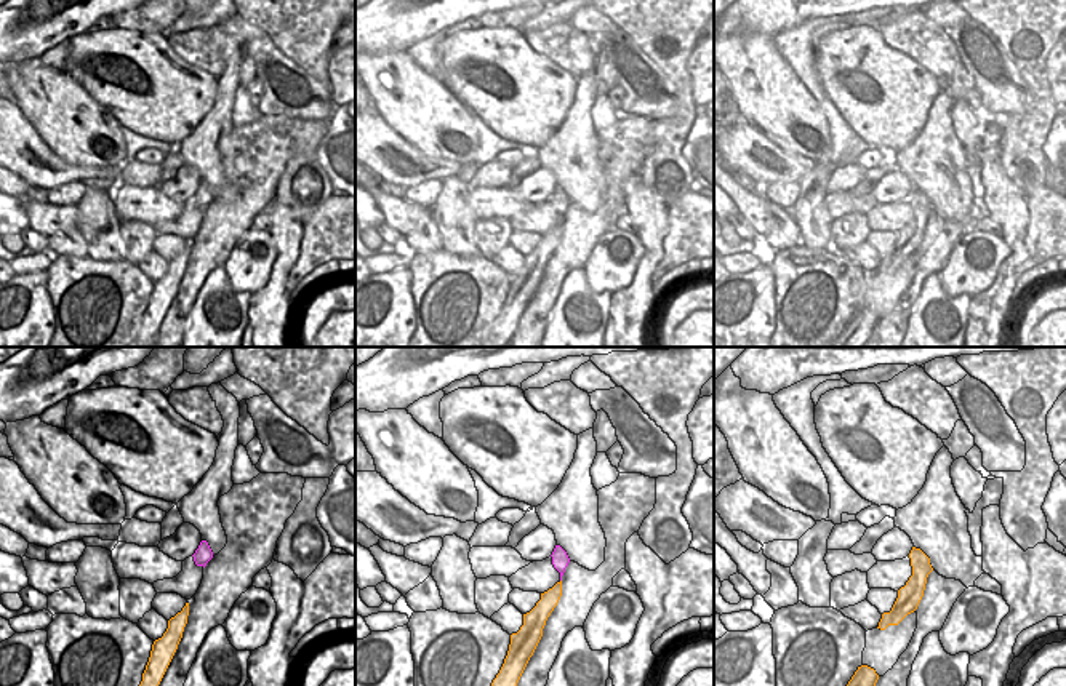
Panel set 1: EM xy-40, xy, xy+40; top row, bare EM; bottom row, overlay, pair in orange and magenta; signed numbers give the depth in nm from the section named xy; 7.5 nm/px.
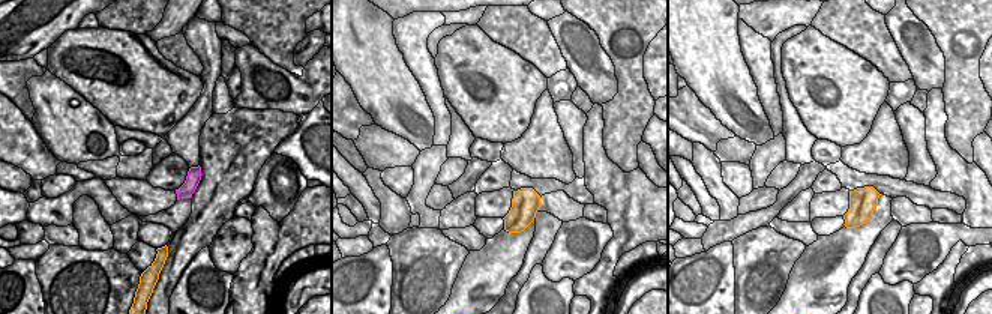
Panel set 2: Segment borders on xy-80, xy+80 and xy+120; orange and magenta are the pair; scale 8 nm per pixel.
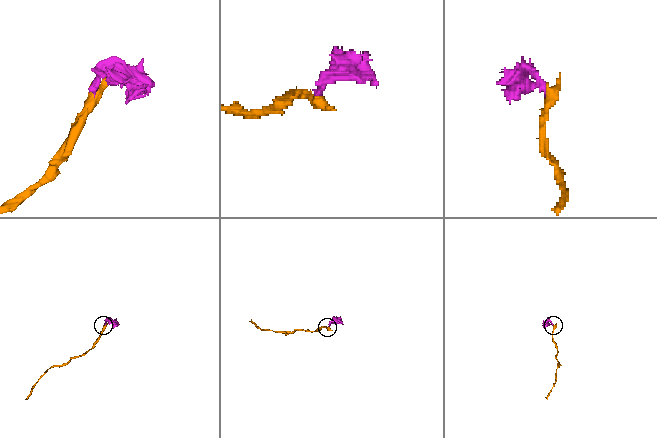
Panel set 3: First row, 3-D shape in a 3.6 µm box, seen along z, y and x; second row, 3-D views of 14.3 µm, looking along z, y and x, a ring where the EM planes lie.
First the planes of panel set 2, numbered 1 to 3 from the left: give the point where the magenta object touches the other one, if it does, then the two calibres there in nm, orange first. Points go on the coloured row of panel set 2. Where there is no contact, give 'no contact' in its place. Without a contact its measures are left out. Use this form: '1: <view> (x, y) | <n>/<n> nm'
1: no contact
2: no contact
3: no contact

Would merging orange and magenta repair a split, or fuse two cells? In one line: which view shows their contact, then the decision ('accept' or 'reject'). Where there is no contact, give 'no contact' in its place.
no contact; reject

